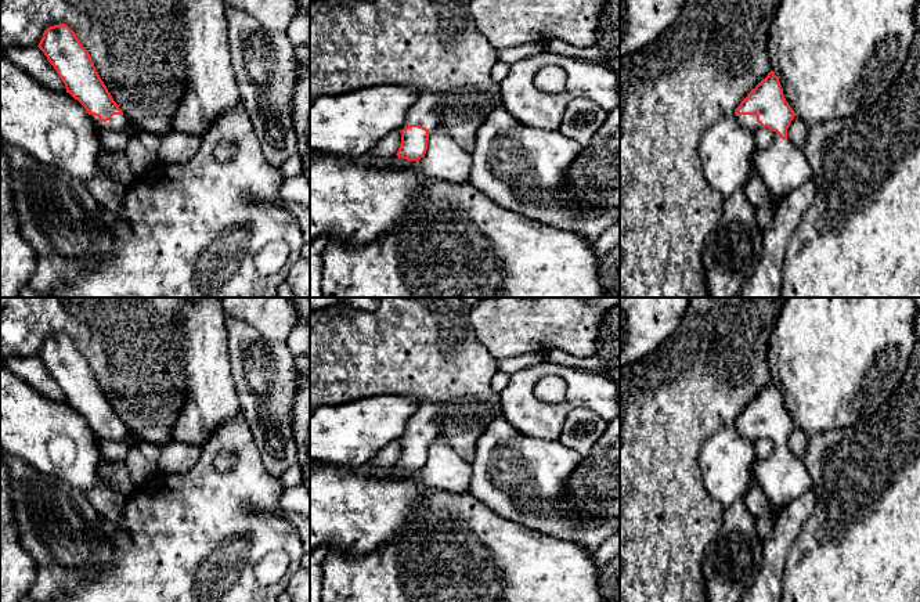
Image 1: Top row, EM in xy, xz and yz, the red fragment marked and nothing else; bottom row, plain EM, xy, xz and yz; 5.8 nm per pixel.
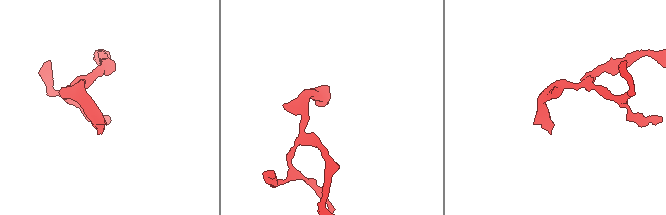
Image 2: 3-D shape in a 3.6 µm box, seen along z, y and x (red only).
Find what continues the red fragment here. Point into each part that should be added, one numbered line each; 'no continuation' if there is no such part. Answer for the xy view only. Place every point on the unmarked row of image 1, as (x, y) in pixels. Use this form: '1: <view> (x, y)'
1: xy (118, 432)

